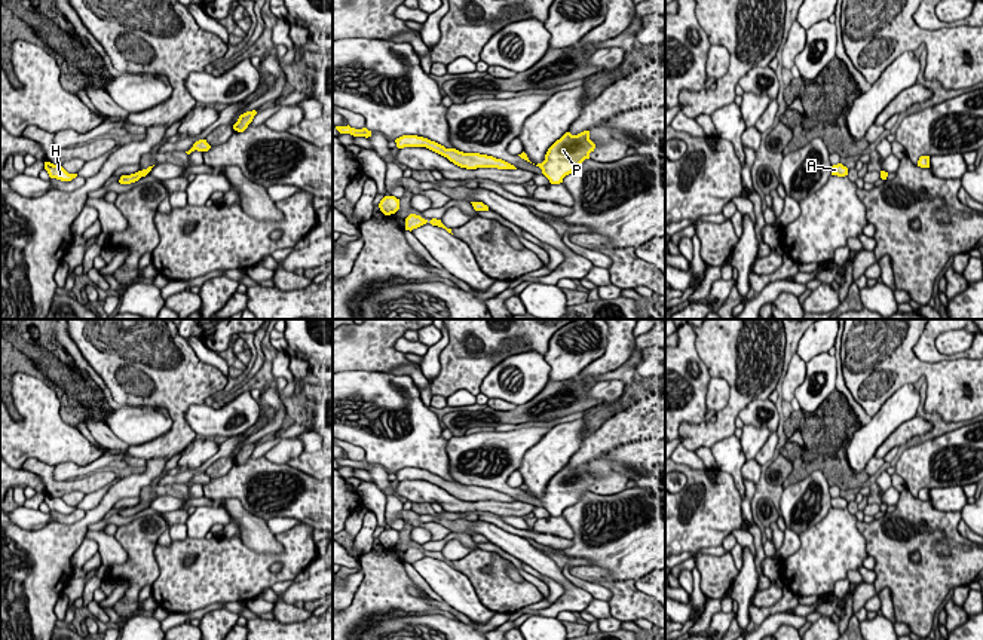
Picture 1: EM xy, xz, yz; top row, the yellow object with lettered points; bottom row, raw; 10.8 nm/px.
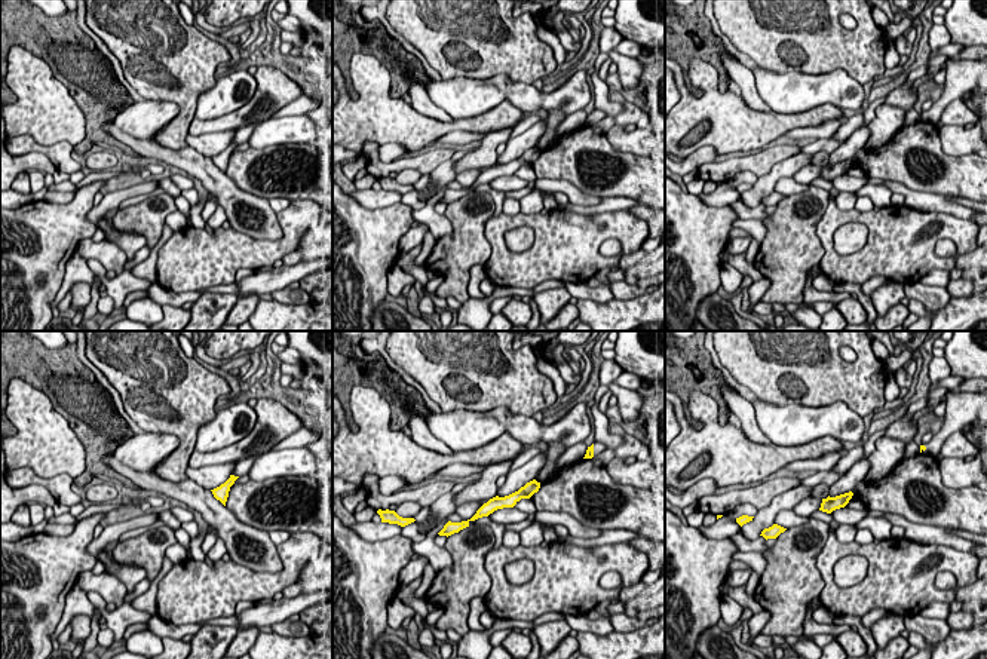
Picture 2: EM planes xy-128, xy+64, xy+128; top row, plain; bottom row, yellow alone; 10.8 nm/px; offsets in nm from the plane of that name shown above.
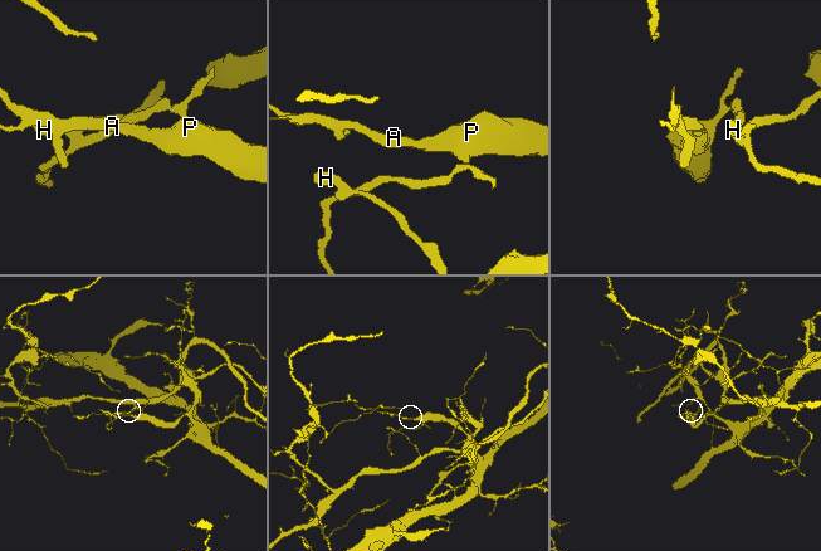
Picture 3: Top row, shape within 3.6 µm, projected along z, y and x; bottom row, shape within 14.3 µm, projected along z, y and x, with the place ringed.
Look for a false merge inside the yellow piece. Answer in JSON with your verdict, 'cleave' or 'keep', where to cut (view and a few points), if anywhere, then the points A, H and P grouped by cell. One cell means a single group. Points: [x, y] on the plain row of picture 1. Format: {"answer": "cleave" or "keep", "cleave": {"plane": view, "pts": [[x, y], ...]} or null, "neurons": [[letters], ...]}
{"answer": "cleave", "cleave": {"plane": "xy", "pts": [[138, 504], [144, 508]]}, "neurons": [["A", "P"], ["H"]]}

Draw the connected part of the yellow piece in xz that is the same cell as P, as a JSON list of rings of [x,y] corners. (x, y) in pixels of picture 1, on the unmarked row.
[[[590,463],[578,468],[566,465],[548,481],[545,493],[536,499],[542,502],[551,517],[560,517],[566,508],[575,505],[585,492],[590,492],[594,481],[595,477],[590,472]]]

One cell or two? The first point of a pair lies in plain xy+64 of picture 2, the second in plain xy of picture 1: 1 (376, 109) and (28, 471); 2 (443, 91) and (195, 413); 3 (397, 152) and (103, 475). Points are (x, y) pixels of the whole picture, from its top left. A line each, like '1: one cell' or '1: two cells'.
1: two cells
2: one cell
3: two cells

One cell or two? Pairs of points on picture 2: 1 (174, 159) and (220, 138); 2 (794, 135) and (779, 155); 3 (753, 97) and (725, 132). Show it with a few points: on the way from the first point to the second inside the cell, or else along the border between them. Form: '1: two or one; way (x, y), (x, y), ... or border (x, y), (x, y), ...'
1: two; border (189, 146), (210, 158)
2: two; border (784, 140), (796, 143)
3: two; border (741, 94), (751, 109), (772, 112)

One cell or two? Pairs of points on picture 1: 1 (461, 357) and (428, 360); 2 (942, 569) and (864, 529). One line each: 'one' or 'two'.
1: two
2: one

